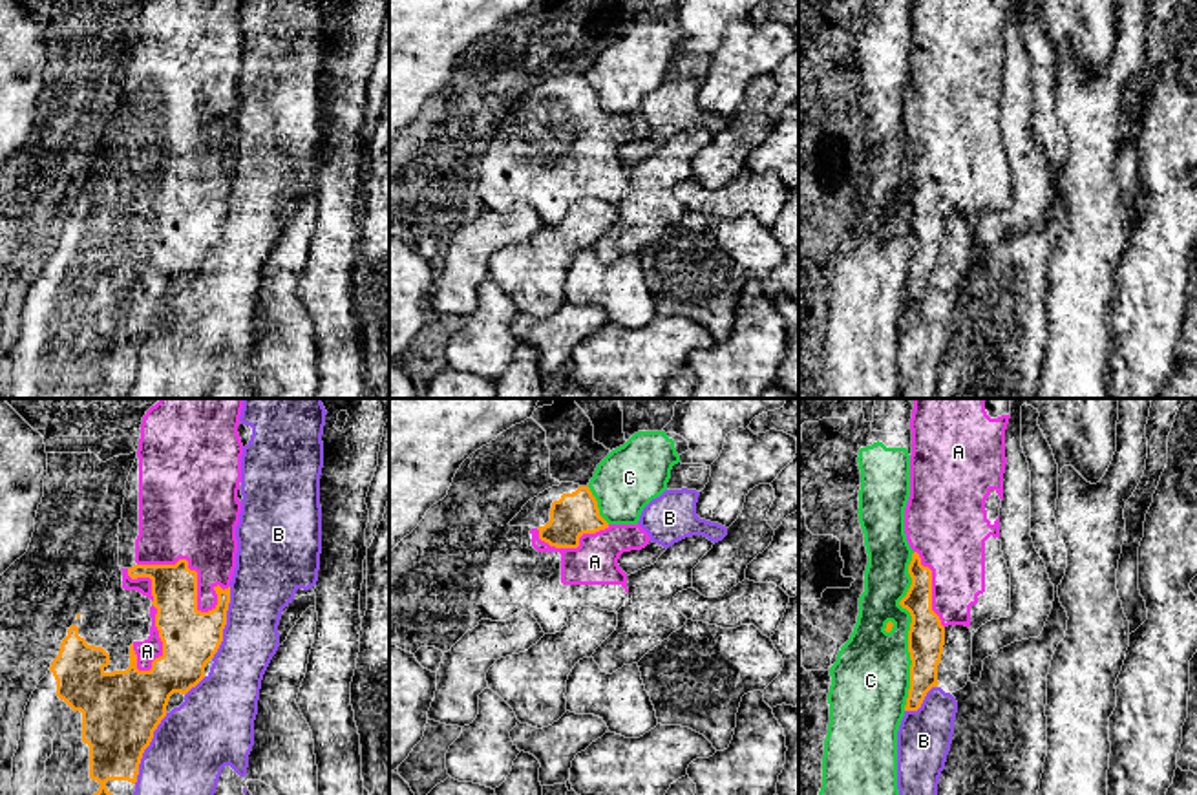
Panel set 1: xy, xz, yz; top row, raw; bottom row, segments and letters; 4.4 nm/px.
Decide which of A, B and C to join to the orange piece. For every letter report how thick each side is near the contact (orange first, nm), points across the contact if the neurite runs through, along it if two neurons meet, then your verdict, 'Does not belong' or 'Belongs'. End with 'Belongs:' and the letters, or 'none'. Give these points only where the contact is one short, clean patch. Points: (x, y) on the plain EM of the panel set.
A: Thickness 260 nm (orange) against 100 nm. Belongs
B: Thickness 260 nm (orange) against 280 nm. Does not belong
C: Thickness 160 nm (orange) against 340 nm. Does not belong
Belongs: A

